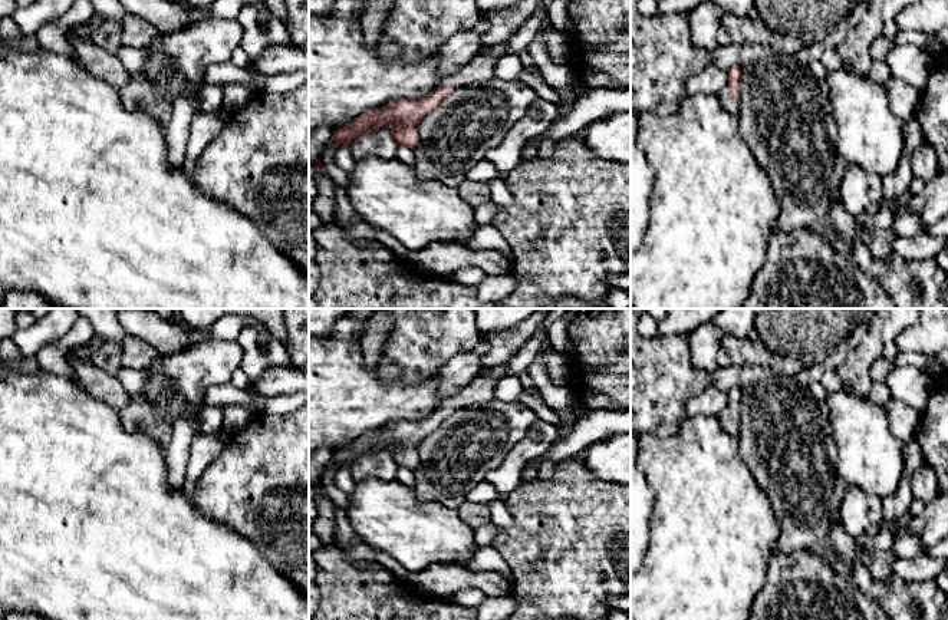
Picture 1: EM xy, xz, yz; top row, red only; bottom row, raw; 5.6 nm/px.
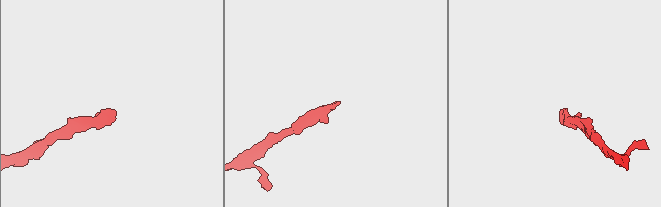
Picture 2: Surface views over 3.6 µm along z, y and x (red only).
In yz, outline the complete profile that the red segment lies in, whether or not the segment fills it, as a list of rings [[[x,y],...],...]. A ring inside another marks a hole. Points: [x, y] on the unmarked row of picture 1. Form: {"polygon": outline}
{"polygon": [[[734,388],[728,392],[728,406],[724,408],[718,418],[721,421],[721,425],[724,428],[725,432],[728,432],[731,436],[737,436],[740,435],[740,402],[741,402],[741,389],[740,388]]]}

